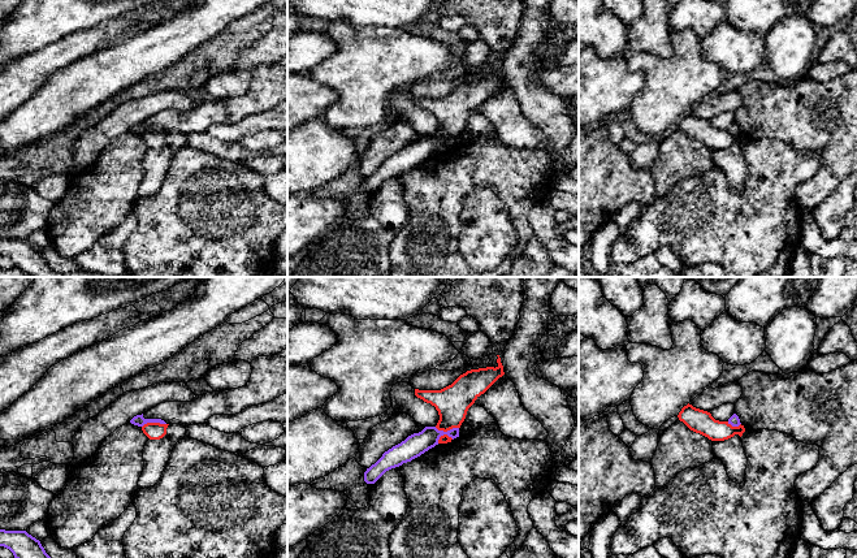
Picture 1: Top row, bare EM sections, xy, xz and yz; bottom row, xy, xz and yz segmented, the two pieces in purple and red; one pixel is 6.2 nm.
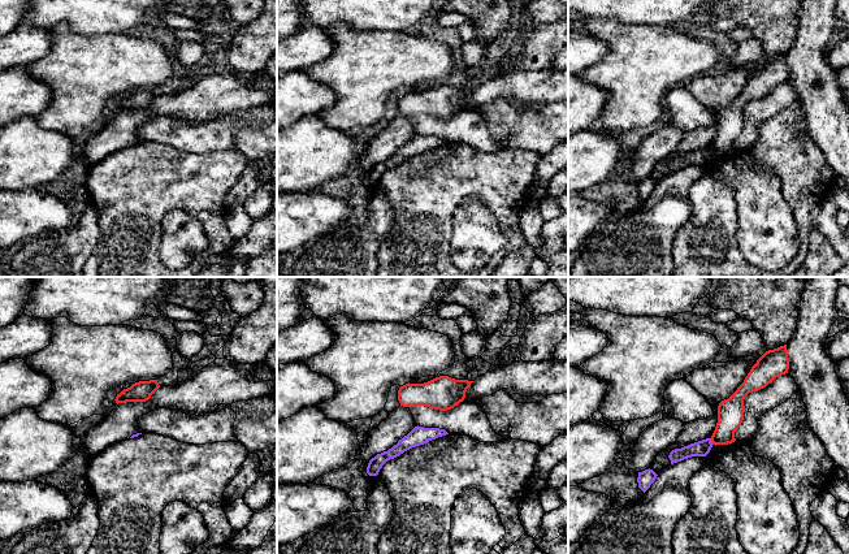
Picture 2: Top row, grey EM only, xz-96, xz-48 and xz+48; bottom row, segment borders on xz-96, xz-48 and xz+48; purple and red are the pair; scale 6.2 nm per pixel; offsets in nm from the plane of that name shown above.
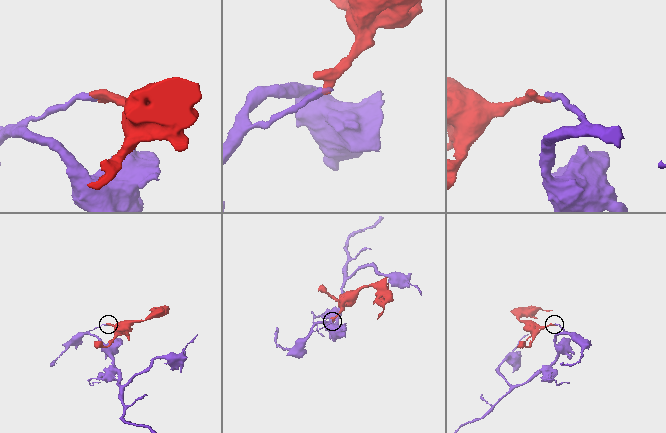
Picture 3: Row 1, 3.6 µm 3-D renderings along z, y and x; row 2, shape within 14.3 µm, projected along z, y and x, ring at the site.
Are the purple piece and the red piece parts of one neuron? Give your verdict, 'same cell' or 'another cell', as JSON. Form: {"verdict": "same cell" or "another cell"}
{"verdict": "another cell"}

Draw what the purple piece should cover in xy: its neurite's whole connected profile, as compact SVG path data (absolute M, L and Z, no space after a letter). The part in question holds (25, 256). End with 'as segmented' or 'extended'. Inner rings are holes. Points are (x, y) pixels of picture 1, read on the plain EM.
M0 238L0 255L9 258L16 268L31 277L64 277L46 261L40 250L26 239Z; as segmented

